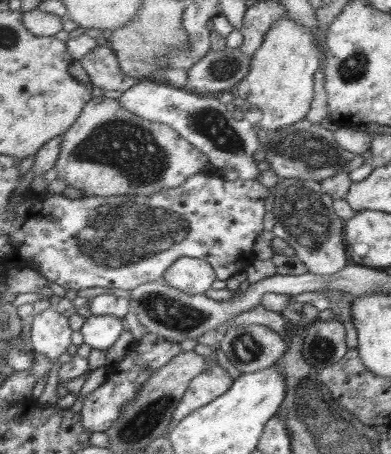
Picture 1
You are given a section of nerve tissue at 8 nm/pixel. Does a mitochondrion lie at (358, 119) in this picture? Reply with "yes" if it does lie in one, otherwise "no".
no

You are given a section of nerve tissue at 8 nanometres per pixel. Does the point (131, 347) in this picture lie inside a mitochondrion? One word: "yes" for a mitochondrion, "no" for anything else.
no

